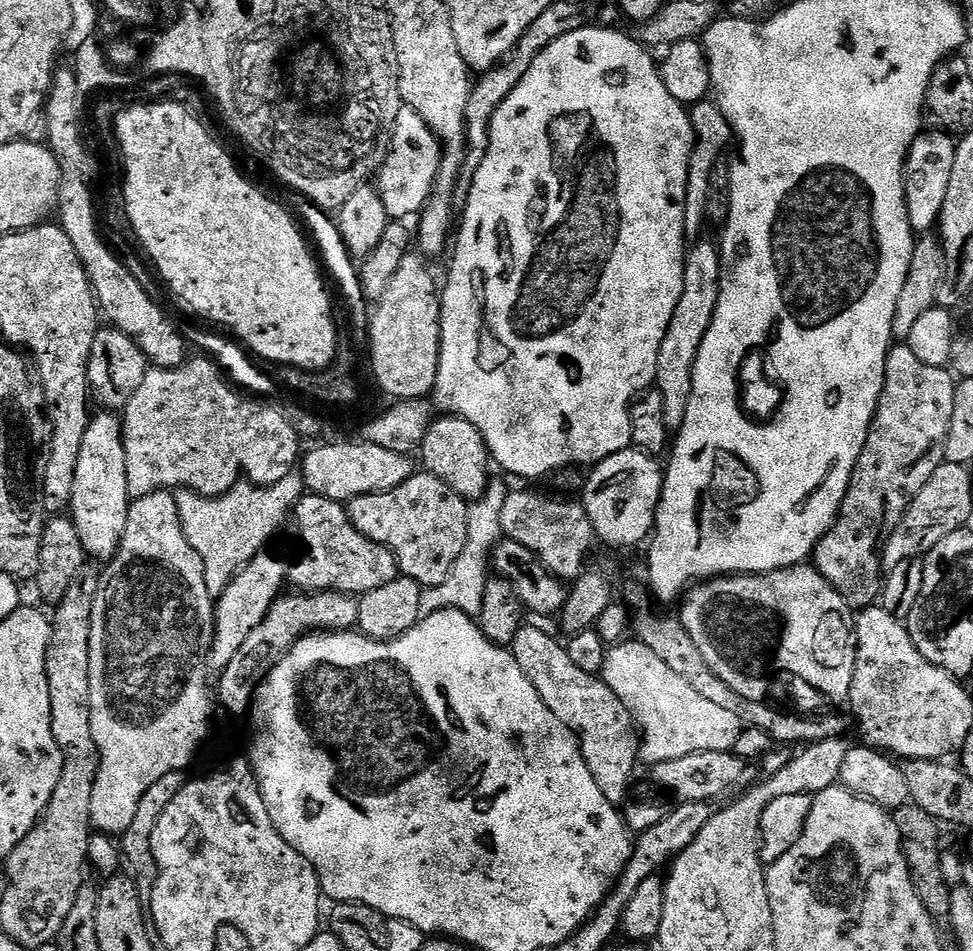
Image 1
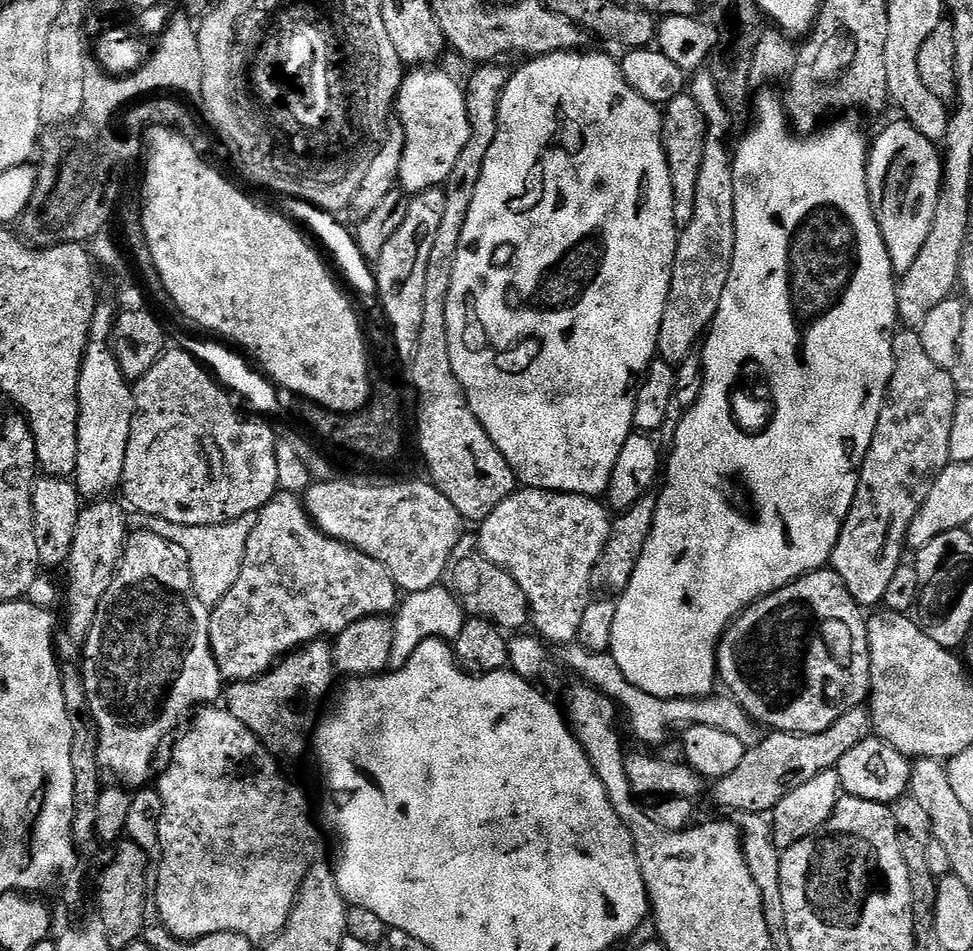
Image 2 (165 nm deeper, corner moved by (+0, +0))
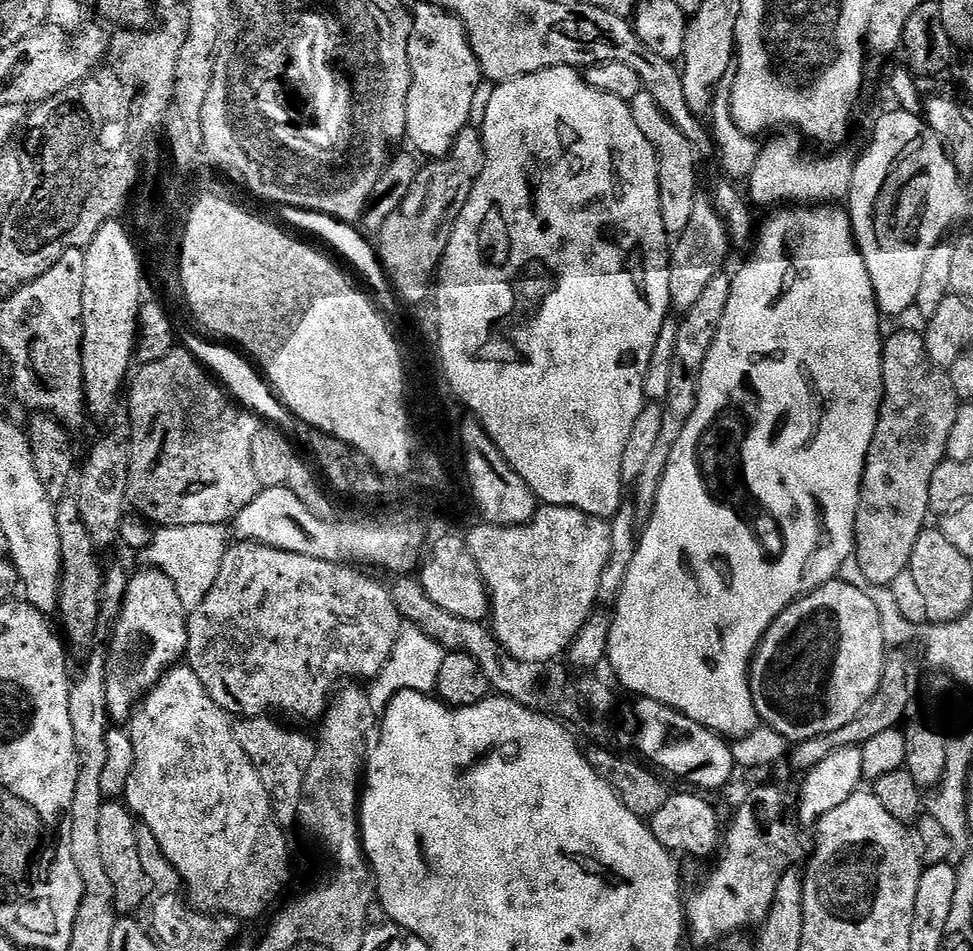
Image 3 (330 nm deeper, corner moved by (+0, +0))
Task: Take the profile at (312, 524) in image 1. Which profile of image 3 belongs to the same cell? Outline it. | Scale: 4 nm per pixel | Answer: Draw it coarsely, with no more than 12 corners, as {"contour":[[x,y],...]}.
{"contour":[[233,543],[186,664],[233,718],[319,721],[402,627],[344,562]]}

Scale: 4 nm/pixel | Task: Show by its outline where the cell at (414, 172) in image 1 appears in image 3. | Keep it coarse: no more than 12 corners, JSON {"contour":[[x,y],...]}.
{"contour":[[411,9],[406,140],[439,158],[469,127],[480,67],[464,26]]}

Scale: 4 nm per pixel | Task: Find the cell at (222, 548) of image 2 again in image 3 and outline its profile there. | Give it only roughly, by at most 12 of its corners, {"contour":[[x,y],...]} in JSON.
{"contour":[[222,524],[157,527],[143,563],[202,606],[230,547]]}

